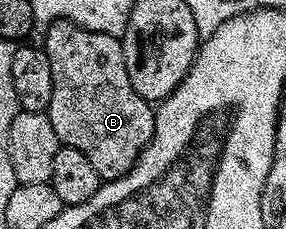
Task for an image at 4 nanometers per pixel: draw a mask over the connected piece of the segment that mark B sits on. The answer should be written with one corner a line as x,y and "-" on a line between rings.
59,18
56,22
47,23
45,30
48,31
44,34
42,49
50,60
50,76
54,76
54,88
50,92
50,104
46,113
50,124
54,124
54,132
59,136
63,145
70,148
78,148
78,152
82,152
82,156
86,156
86,160
90,160
90,164
94,167
94,172
98,172
98,176
104,182
112,182
116,178
121,178
123,174
130,172
132,165
140,159
140,153
150,144
156,127
156,112
153,103
147,102
142,96
138,96
138,92
134,92
134,84
130,84
130,72
126,72
123,41
117,35
87,30
85,26
79,26
65,18

